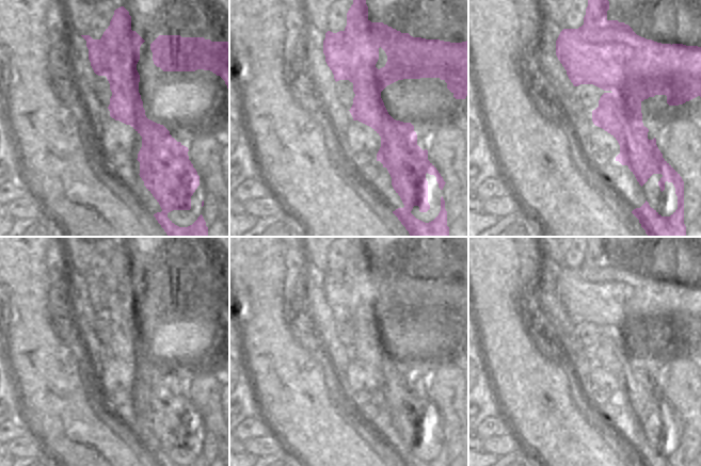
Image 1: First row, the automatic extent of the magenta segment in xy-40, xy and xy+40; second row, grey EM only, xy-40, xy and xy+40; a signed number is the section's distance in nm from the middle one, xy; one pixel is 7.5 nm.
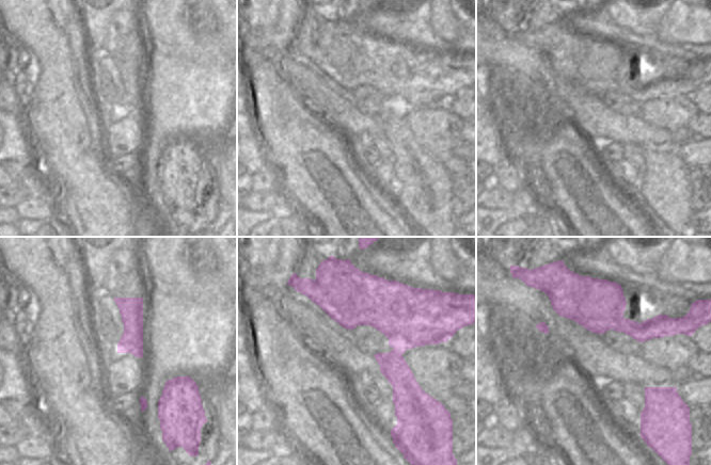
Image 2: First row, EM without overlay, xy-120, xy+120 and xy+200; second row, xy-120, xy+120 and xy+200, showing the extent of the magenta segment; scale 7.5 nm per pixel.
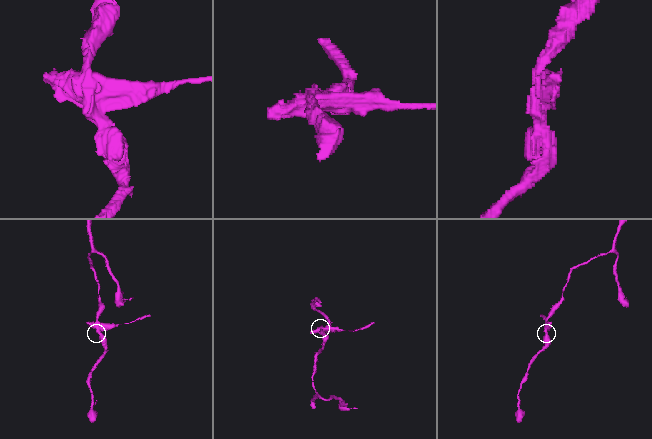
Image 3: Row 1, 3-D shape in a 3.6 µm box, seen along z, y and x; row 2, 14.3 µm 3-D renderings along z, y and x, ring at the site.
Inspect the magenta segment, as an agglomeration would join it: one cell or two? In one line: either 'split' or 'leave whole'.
split

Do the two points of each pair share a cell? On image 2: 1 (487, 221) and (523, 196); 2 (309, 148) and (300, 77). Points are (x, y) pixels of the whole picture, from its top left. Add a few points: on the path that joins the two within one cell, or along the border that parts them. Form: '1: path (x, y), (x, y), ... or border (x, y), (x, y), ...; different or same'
1: path (496, 218), (507, 214), (516, 206); same
2: border (285, 79), (310, 105); different

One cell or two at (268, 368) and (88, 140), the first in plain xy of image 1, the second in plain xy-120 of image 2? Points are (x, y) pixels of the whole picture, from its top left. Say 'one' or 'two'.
one

